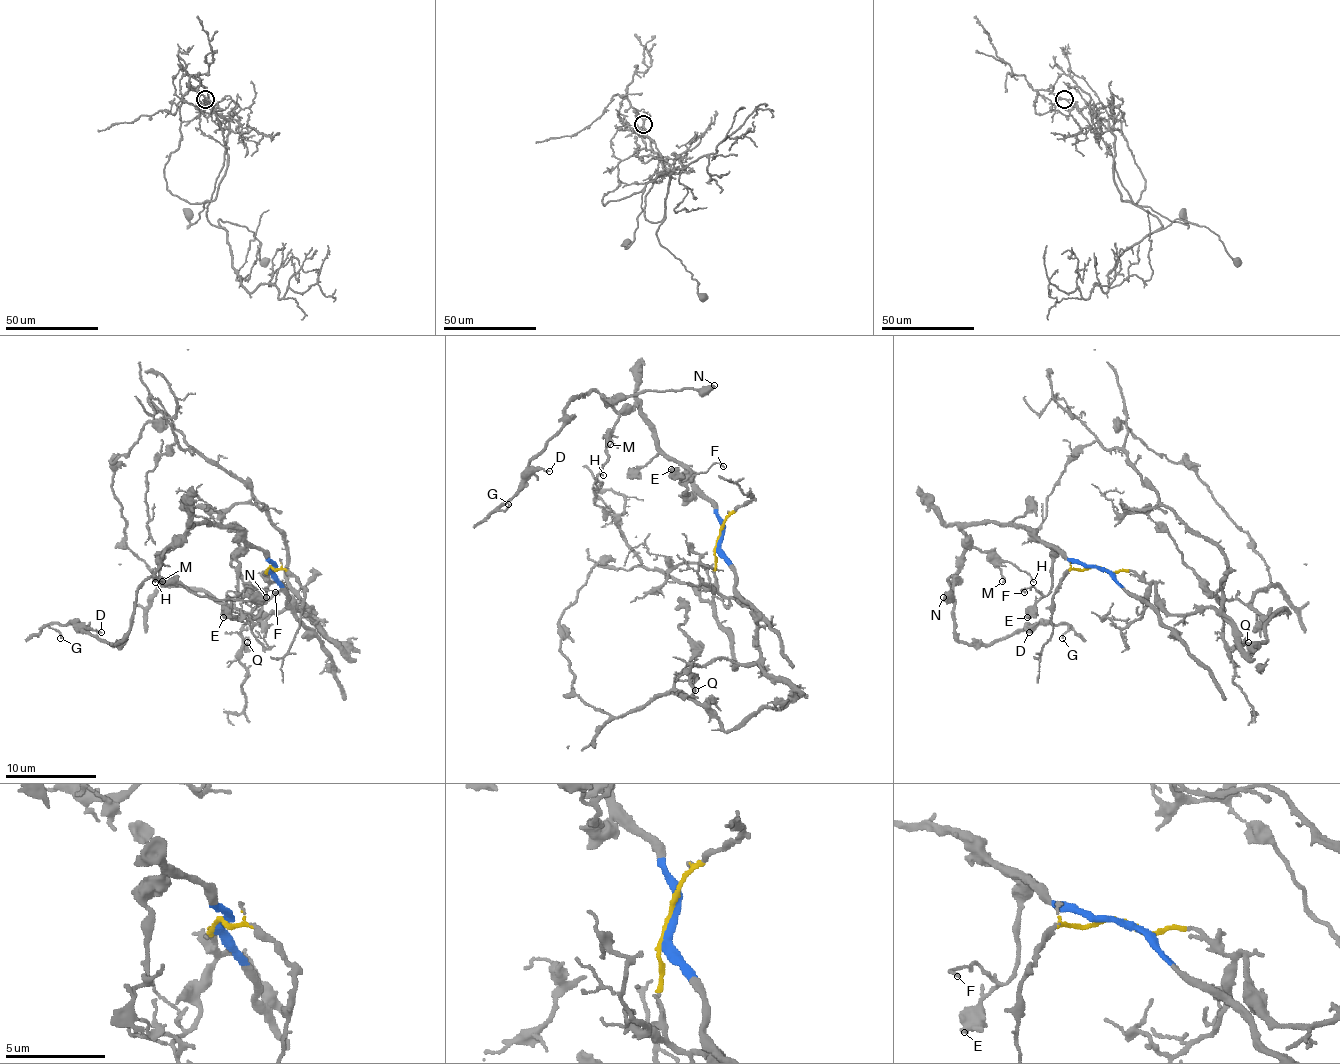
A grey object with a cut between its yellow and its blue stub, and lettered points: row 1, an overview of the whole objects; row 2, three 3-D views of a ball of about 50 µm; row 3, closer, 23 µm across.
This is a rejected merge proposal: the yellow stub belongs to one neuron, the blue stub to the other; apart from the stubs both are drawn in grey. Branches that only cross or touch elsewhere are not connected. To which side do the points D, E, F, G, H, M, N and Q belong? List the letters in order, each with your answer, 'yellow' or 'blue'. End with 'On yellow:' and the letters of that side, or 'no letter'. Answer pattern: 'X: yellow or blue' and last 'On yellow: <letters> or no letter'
D: blue
E: blue
F: blue
G: blue
H: blue
M: blue
N: blue
Q: yellow
On yellow: Q

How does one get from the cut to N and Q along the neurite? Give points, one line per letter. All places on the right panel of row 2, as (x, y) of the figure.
N: (1098, 568), (1063, 559), (1025, 527), (1004, 522), (972, 522), (963, 529), (968, 547), (949, 600), (942, 597)
Q: (1098, 568), (1155, 581), (1155, 597), (1171, 613), (1214, 609), (1219, 588), (1223, 639), (1230, 648), (1248, 643)

